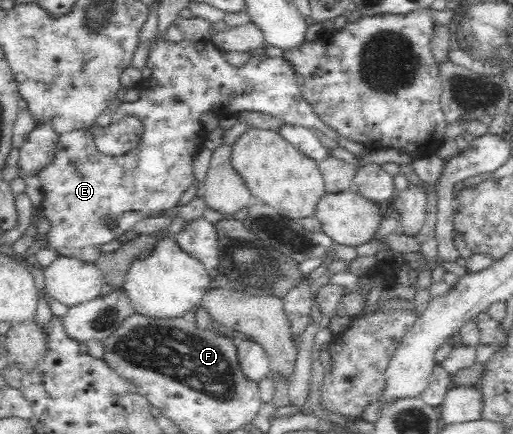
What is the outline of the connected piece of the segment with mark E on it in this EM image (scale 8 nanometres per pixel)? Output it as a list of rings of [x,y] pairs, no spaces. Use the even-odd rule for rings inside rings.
[[[158,36],[152,39],[146,66],[151,69],[151,76],[140,85],[142,91],[139,91],[139,98],[132,102],[119,103],[111,116],[111,122],[117,122],[126,115],[137,115],[145,127],[140,145],[126,155],[114,157],[98,151],[97,146],[88,141],[83,129],[67,131],[60,135],[54,144],[52,163],[39,173],[41,193],[44,197],[40,209],[50,224],[47,247],[55,250],[59,256],[75,257],[95,264],[102,254],[100,245],[118,239],[141,219],[167,213],[170,208],[178,205],[182,193],[195,183],[192,161],[203,149],[204,141],[207,139],[203,122],[200,121],[200,115],[206,111],[215,112],[219,117],[236,115],[243,111],[270,113],[293,126],[318,129],[339,143],[340,147],[361,158],[372,151],[366,144],[342,138],[322,122],[312,110],[312,106],[300,94],[294,68],[284,56],[269,57],[266,54],[255,54],[244,65],[236,67],[228,63],[224,51],[216,47],[210,39],[192,41],[183,39],[171,43]]]

